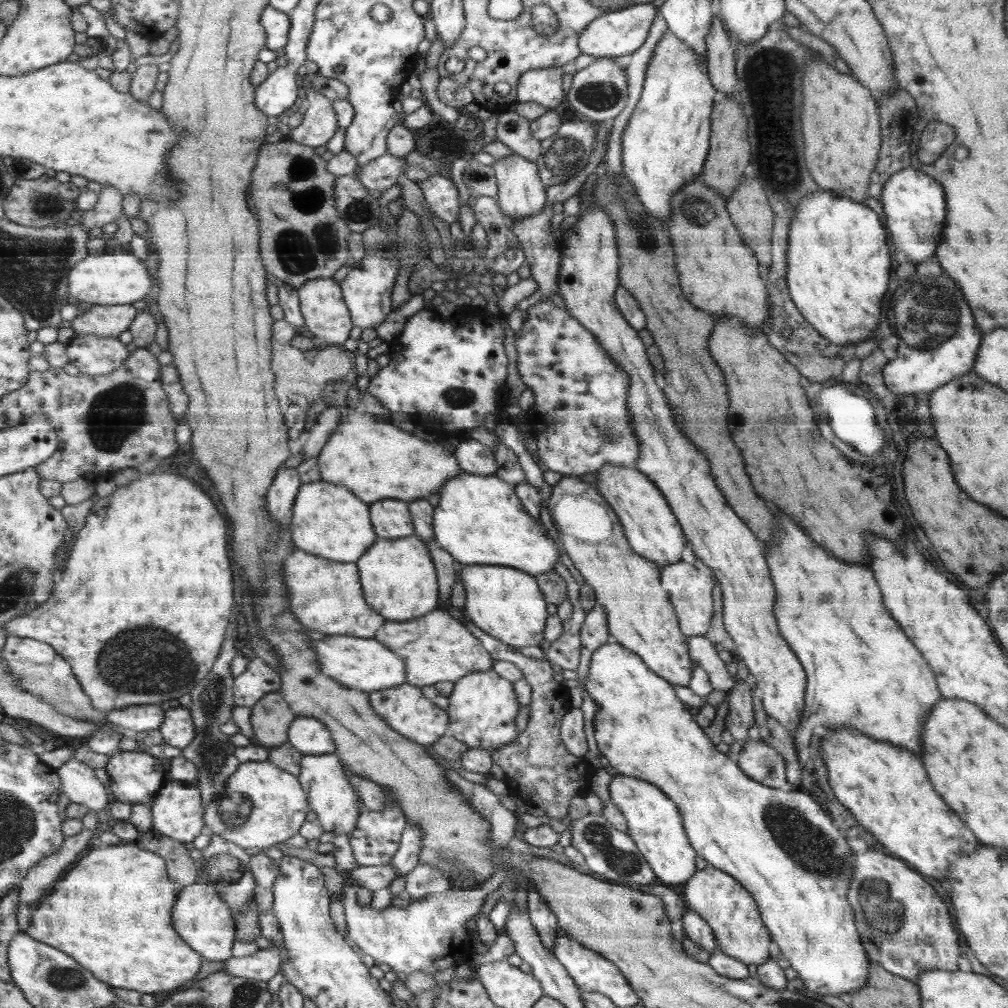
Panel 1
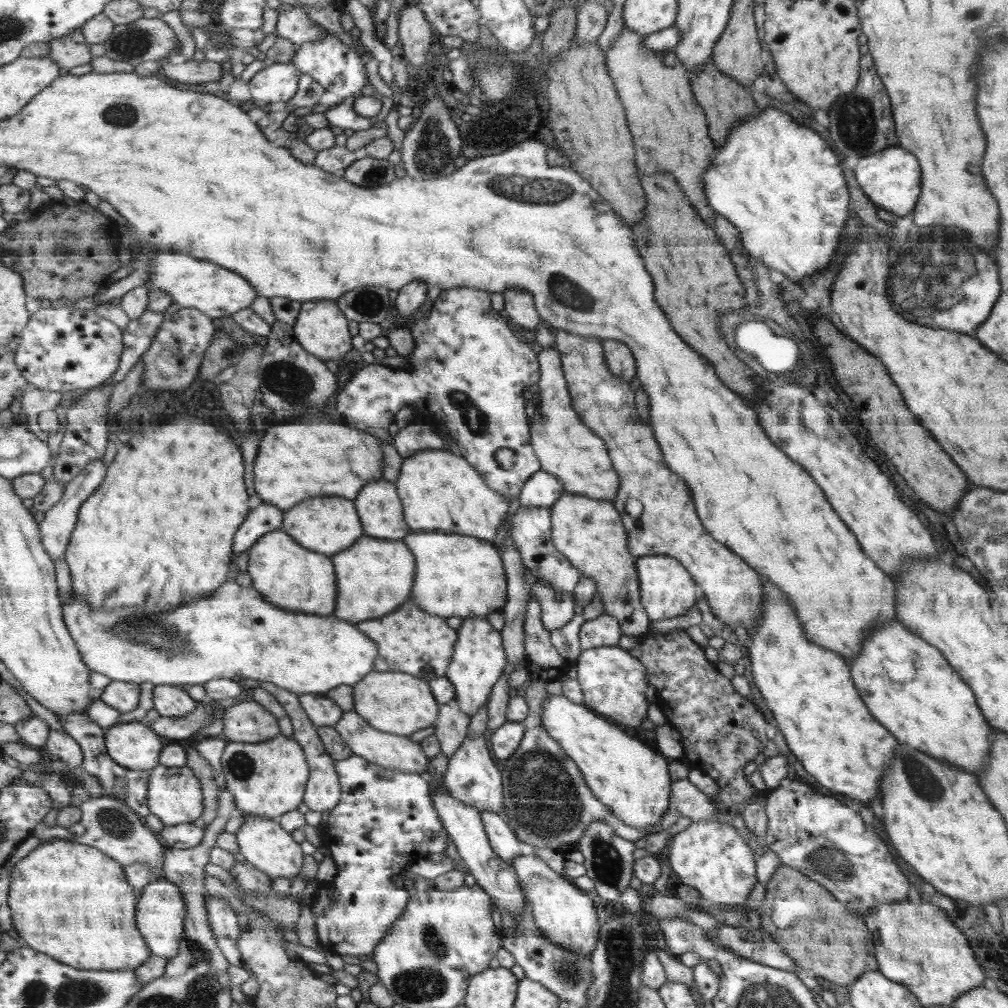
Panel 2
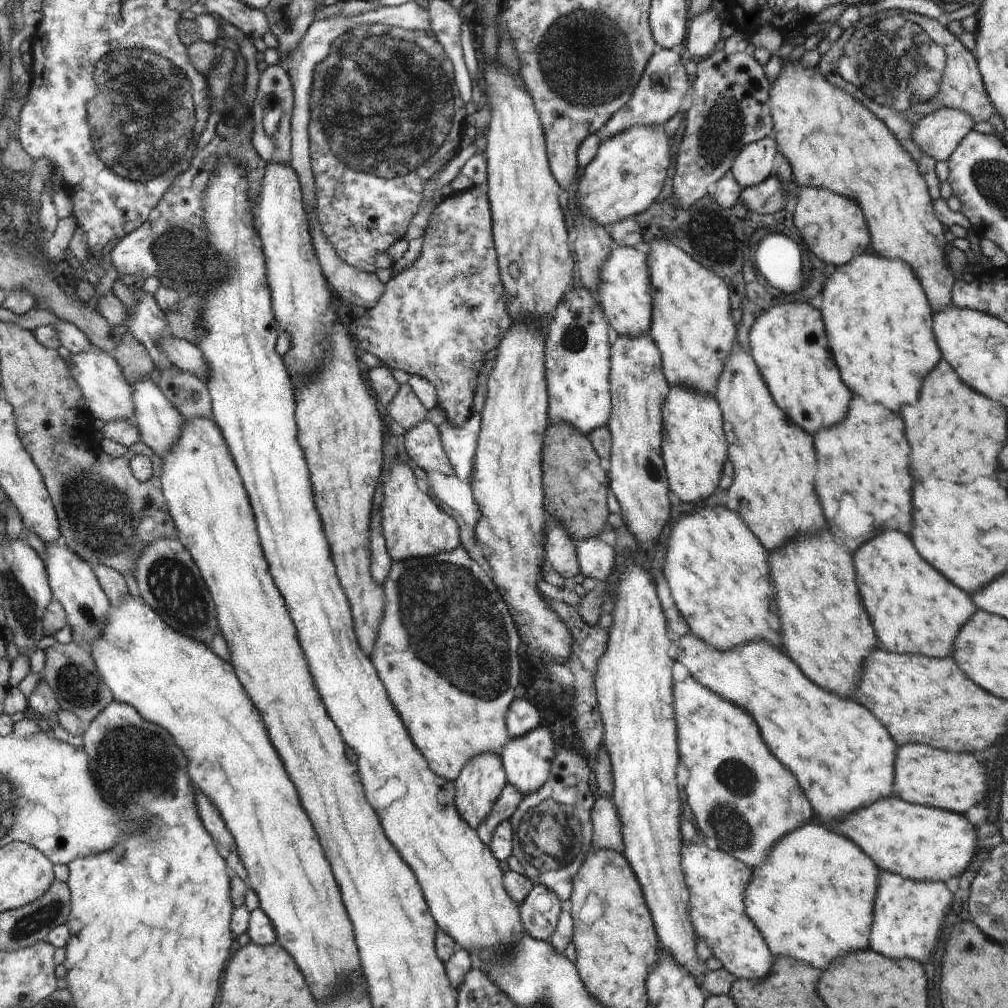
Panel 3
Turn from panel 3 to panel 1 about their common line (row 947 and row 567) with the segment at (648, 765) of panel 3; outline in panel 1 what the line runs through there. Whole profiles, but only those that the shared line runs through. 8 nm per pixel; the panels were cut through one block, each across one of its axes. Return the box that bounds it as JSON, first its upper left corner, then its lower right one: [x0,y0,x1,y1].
[662,558,712,636]

